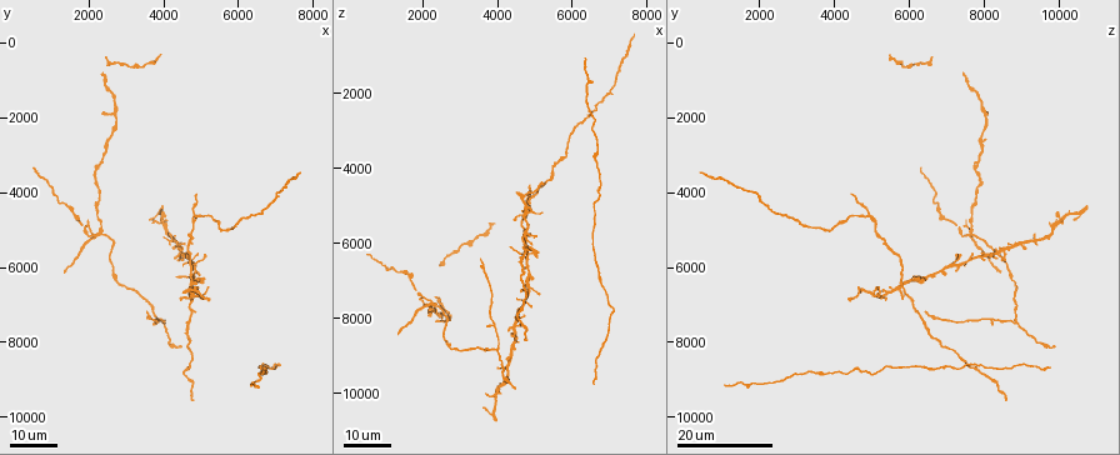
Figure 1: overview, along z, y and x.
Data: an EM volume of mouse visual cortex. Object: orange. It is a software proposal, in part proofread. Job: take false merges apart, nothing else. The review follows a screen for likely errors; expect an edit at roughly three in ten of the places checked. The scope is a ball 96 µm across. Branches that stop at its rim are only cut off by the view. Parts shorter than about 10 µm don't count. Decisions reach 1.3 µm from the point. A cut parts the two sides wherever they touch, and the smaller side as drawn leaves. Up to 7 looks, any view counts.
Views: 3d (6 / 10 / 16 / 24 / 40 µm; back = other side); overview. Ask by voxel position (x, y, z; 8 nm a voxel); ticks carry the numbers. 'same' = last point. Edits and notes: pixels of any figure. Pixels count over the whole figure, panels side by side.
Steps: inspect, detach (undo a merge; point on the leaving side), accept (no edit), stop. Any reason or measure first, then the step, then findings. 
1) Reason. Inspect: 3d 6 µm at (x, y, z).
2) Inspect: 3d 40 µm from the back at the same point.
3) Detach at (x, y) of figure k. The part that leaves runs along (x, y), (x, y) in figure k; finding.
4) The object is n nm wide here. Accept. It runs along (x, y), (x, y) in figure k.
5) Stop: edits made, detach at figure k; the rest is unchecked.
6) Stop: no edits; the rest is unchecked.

Two arms in line, one across. Inspect: 3d 16 µm at (3900, 7400, 8300).

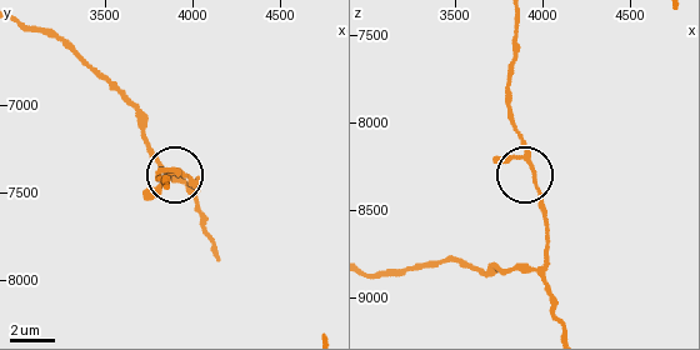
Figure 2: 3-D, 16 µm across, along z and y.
Inspect: 3d 10 µm at (3920, 7380, 8240).

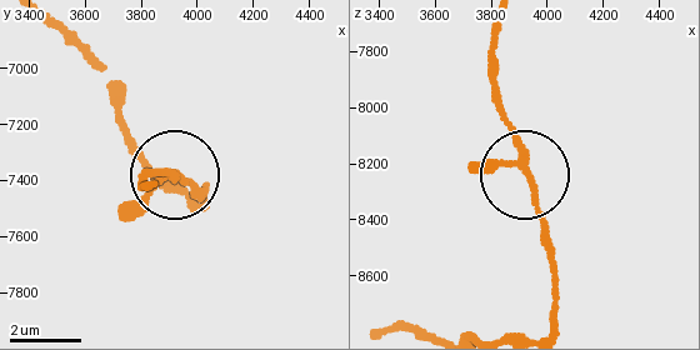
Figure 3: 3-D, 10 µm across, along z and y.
3 arms meet here. Accept. It runs along (528, 169), (498, 96) in figure 3; all the same neuron.

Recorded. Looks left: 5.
Three-way junction. Inspect: 3d 24 µm at (2300, 5000, 7600).

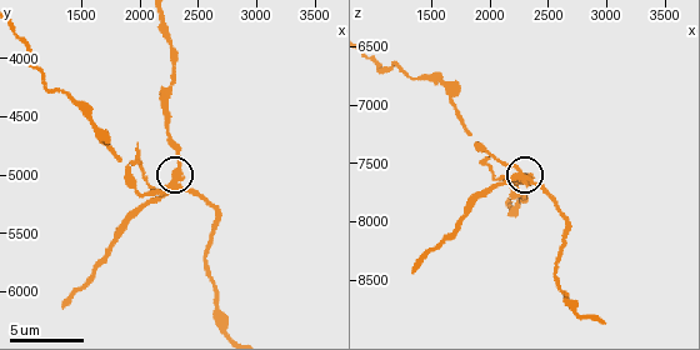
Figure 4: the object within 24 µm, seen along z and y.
Closer look. Inspect: 3d 6 µm at (2320, 5020, 7640).

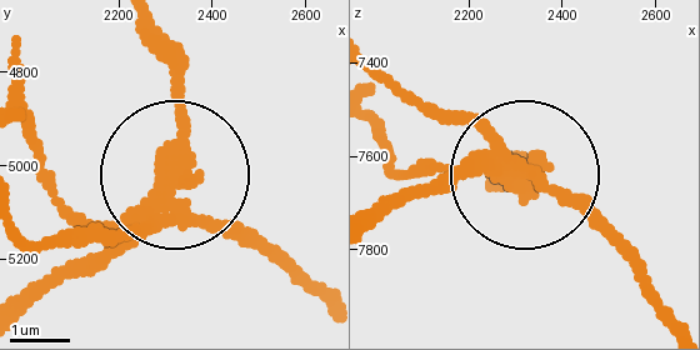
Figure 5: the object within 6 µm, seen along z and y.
The object is 310 nm wide here. Detach at (68, 215) of figure 5. Two neurons meet here.

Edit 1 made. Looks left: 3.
Inspect: overview.

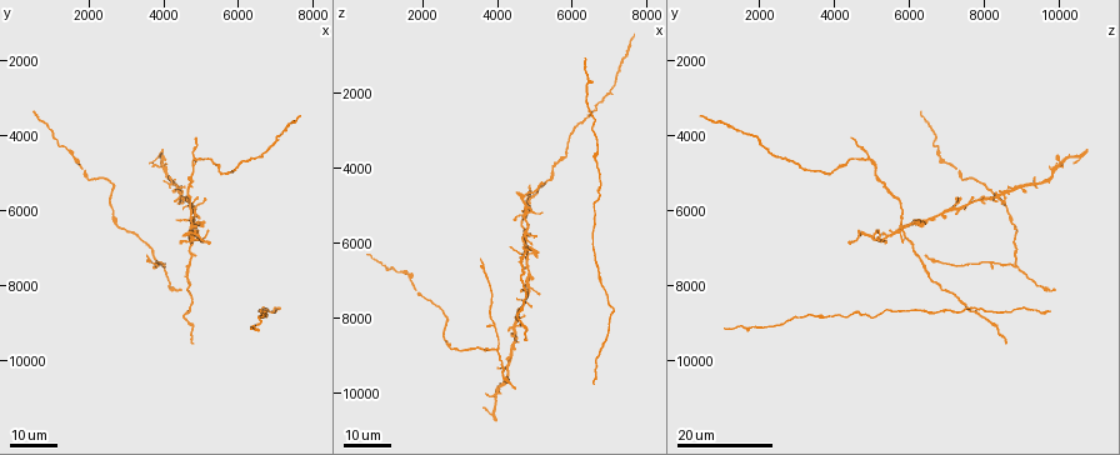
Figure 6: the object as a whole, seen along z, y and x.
Four-way junction. Inspect: 3d 24 µm at (4800, 4600, 5000).

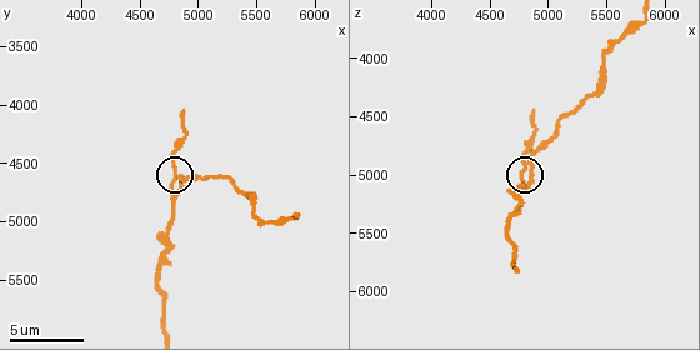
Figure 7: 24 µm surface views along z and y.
Inspect: 3d 10 µm at (4840, 4620, 4920).

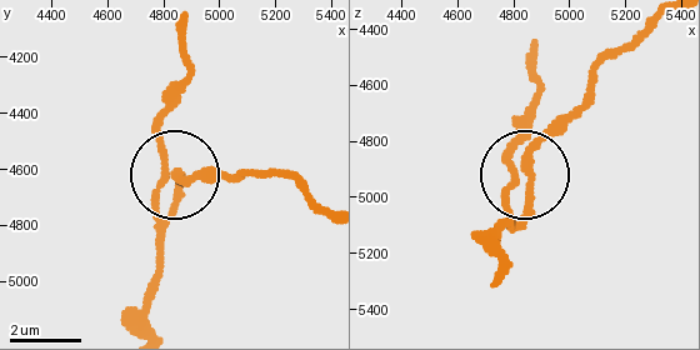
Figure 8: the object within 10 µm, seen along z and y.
4 arms meet here. Accept. All the same neuron.

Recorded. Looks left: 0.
Stop: edits made, detach at figure 5; the rest is unchecked.

